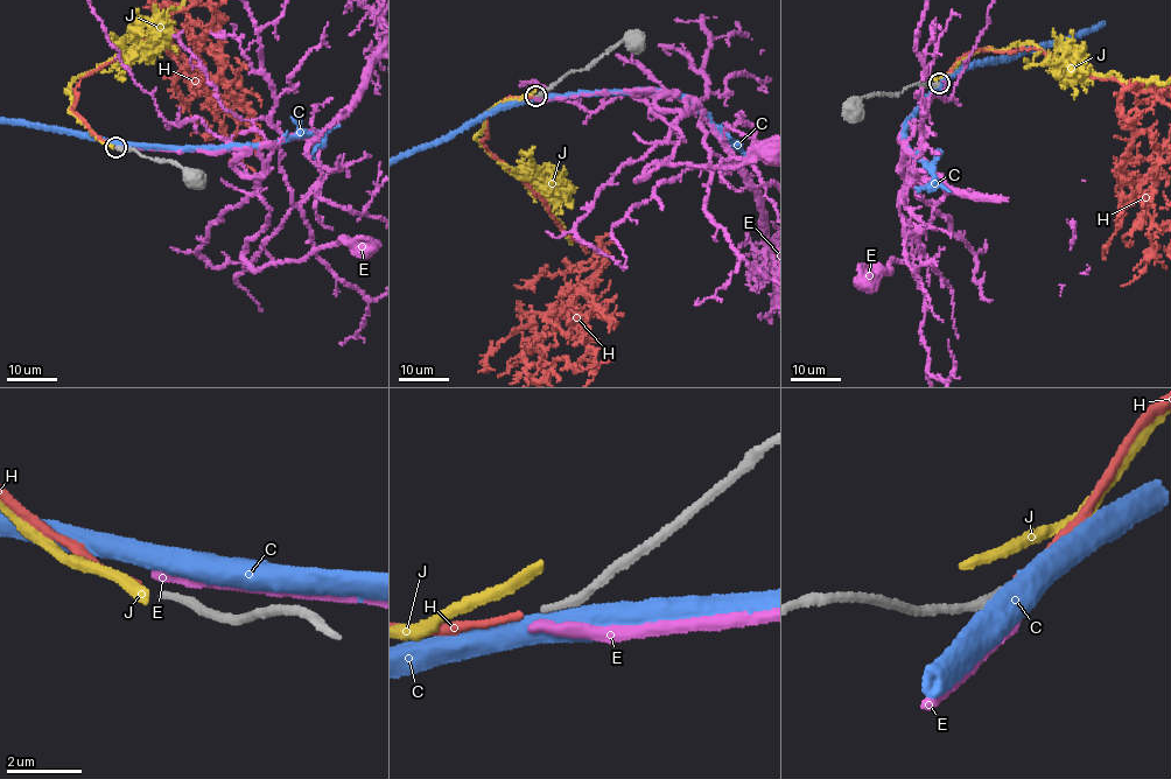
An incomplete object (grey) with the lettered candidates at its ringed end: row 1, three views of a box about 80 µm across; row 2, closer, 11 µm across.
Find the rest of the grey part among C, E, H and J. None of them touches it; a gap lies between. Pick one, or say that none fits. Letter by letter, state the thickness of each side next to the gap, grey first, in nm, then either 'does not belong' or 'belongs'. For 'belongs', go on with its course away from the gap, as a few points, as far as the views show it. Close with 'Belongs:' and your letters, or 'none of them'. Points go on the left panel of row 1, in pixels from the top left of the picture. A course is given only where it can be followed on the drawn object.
C: calibres 180 and 500 nm; does not belong
E: calibres 180 and 360 nm; does not belong
H: calibres 180 and 180 nm; belongs
J: calibres 180 and 360 nm; does not belong
Belongs: H

